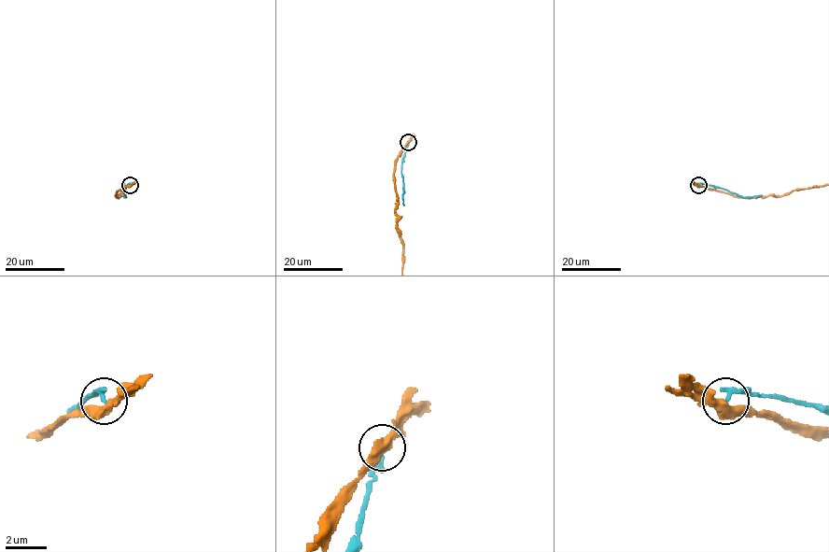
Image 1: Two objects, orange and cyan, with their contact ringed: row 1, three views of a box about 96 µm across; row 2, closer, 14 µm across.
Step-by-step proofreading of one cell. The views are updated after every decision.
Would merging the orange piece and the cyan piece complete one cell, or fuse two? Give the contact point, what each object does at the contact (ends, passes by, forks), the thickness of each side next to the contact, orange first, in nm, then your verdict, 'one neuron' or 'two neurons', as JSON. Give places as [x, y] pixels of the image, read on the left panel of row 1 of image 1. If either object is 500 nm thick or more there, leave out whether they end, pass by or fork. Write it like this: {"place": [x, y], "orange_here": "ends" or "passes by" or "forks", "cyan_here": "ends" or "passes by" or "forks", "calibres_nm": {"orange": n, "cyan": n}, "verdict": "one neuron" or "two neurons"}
{"place": [130, 185], "orange_here": "passes by", "cyan_here": "ends", "calibres_nm": {"orange": 420, "cyan": 280}, "verdict": "two neurons"}

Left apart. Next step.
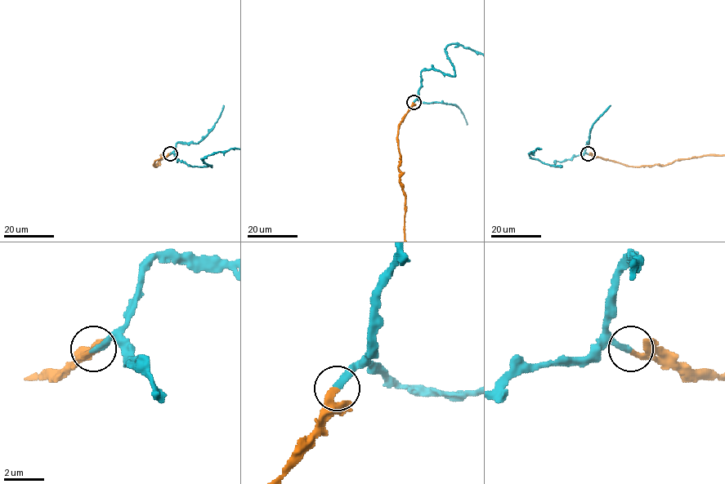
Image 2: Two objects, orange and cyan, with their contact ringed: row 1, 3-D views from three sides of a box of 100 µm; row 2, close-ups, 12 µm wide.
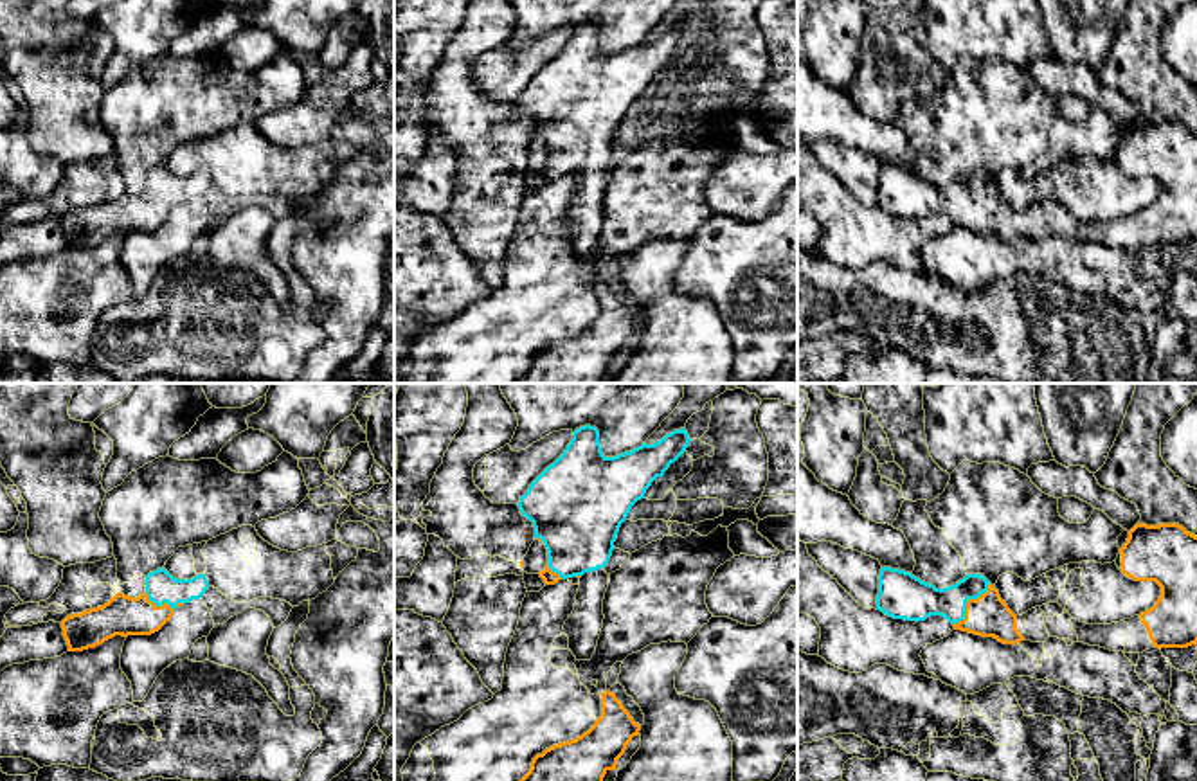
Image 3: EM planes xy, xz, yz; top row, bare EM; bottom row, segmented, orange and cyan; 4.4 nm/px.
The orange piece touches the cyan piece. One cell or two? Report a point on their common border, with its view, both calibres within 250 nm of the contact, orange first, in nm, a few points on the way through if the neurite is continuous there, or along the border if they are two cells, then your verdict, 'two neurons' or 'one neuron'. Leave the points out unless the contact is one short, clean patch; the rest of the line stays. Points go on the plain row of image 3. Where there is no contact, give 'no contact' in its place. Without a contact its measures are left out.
contact yz (967, 200); calibres 190 and 190 nm; one neuron

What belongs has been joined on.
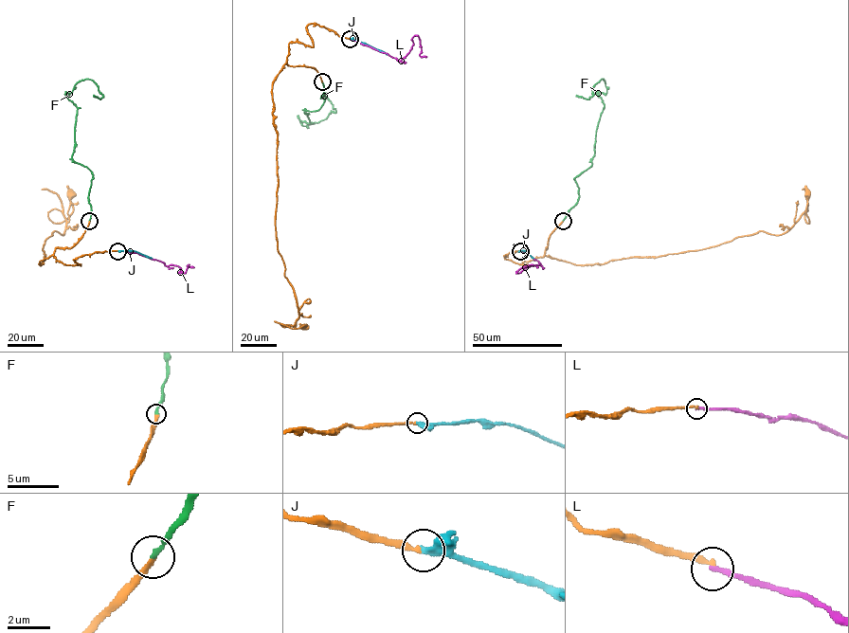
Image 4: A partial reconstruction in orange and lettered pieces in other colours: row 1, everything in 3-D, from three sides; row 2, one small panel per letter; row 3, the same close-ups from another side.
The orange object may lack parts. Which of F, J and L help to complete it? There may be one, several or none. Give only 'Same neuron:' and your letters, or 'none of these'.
Same neuron: F, J

